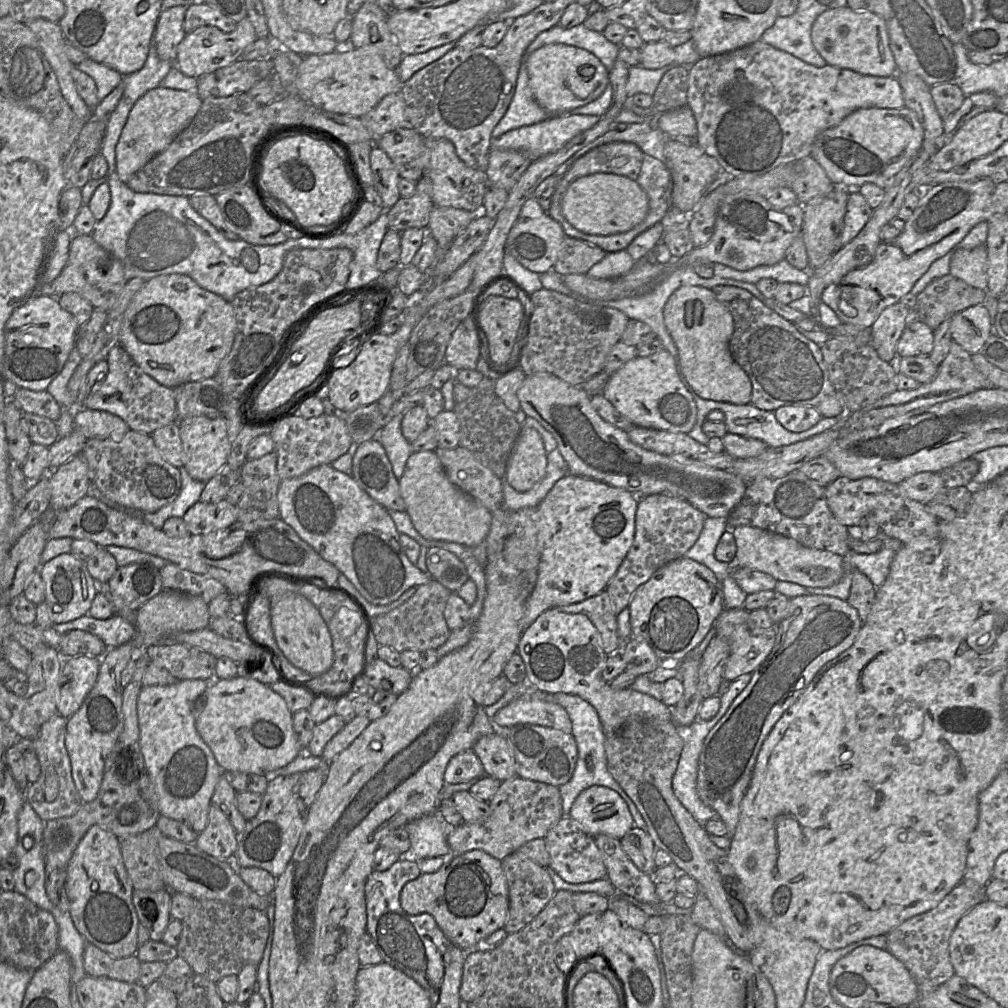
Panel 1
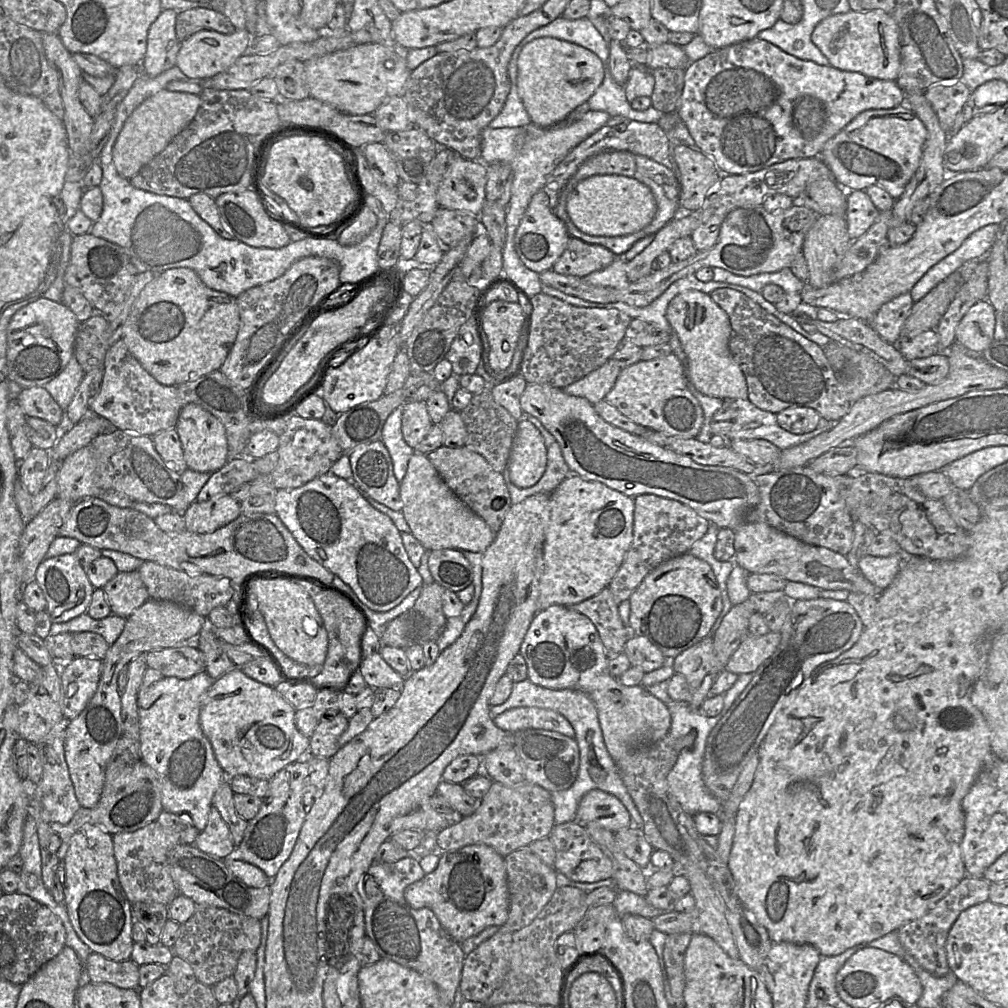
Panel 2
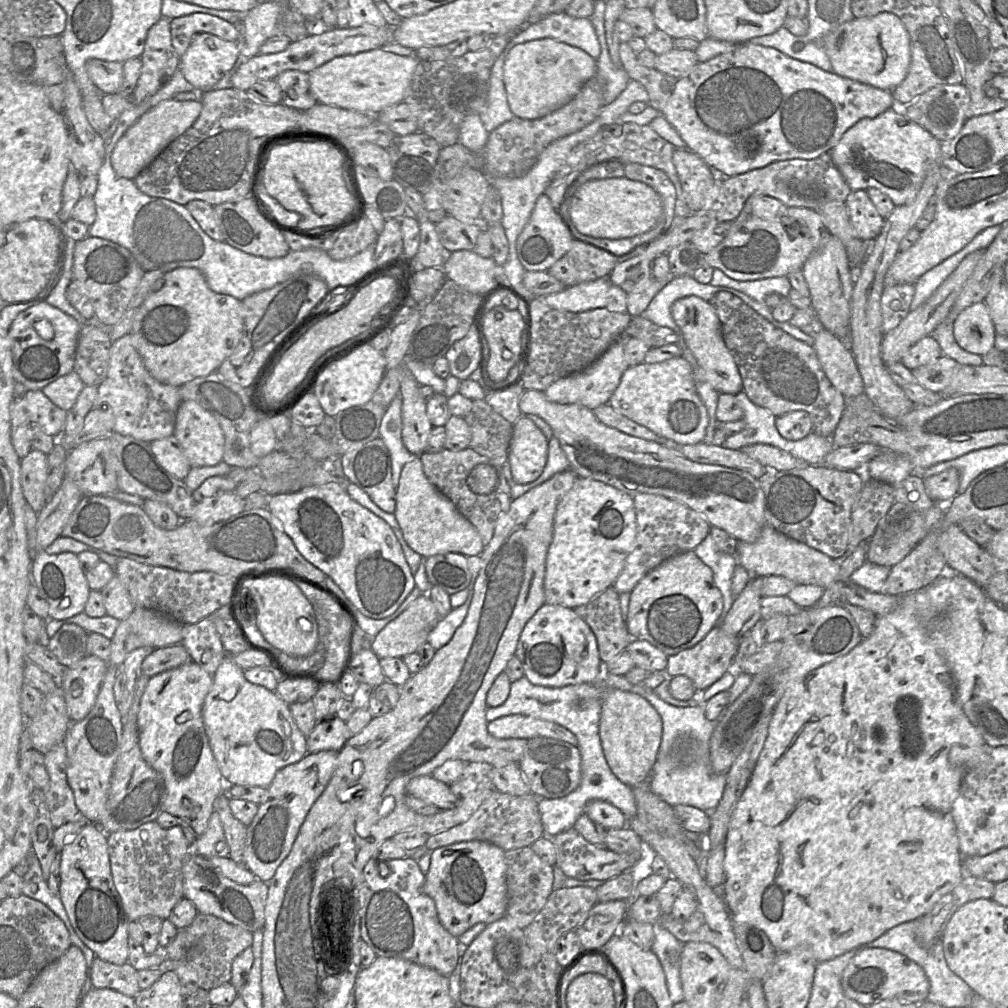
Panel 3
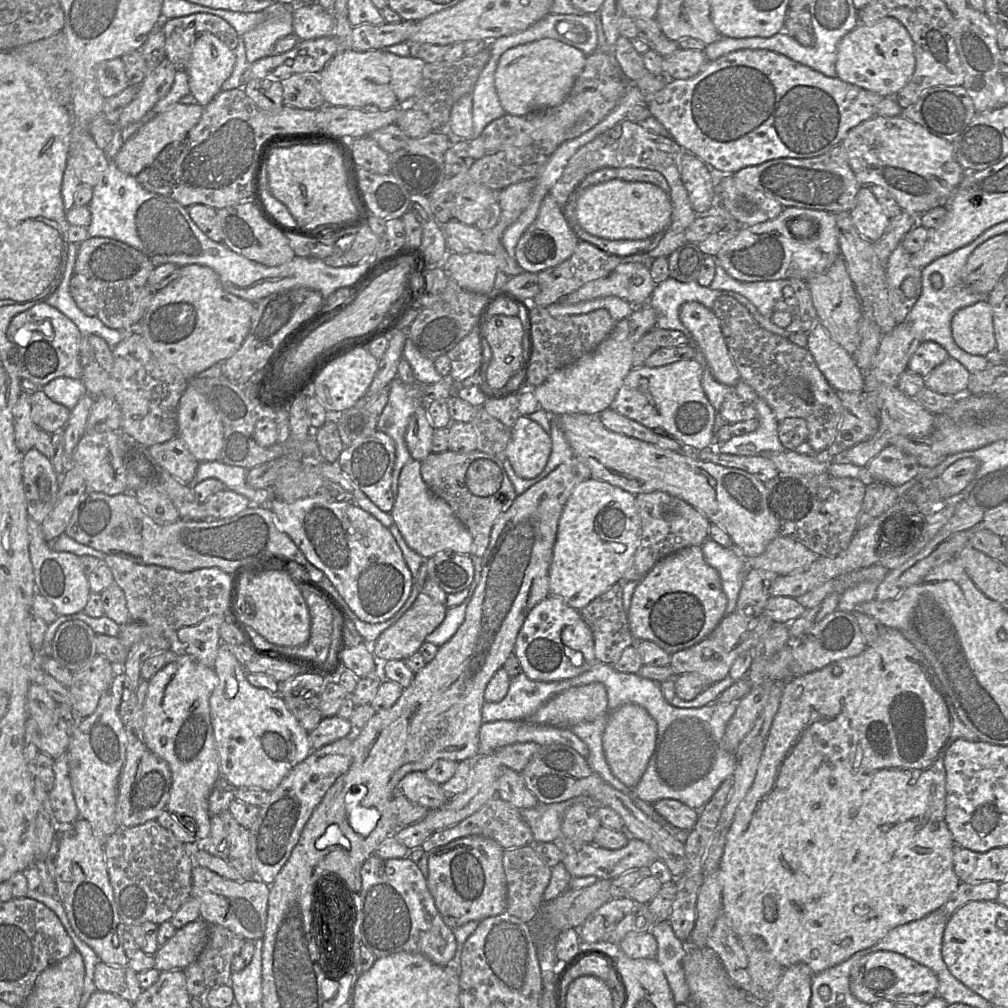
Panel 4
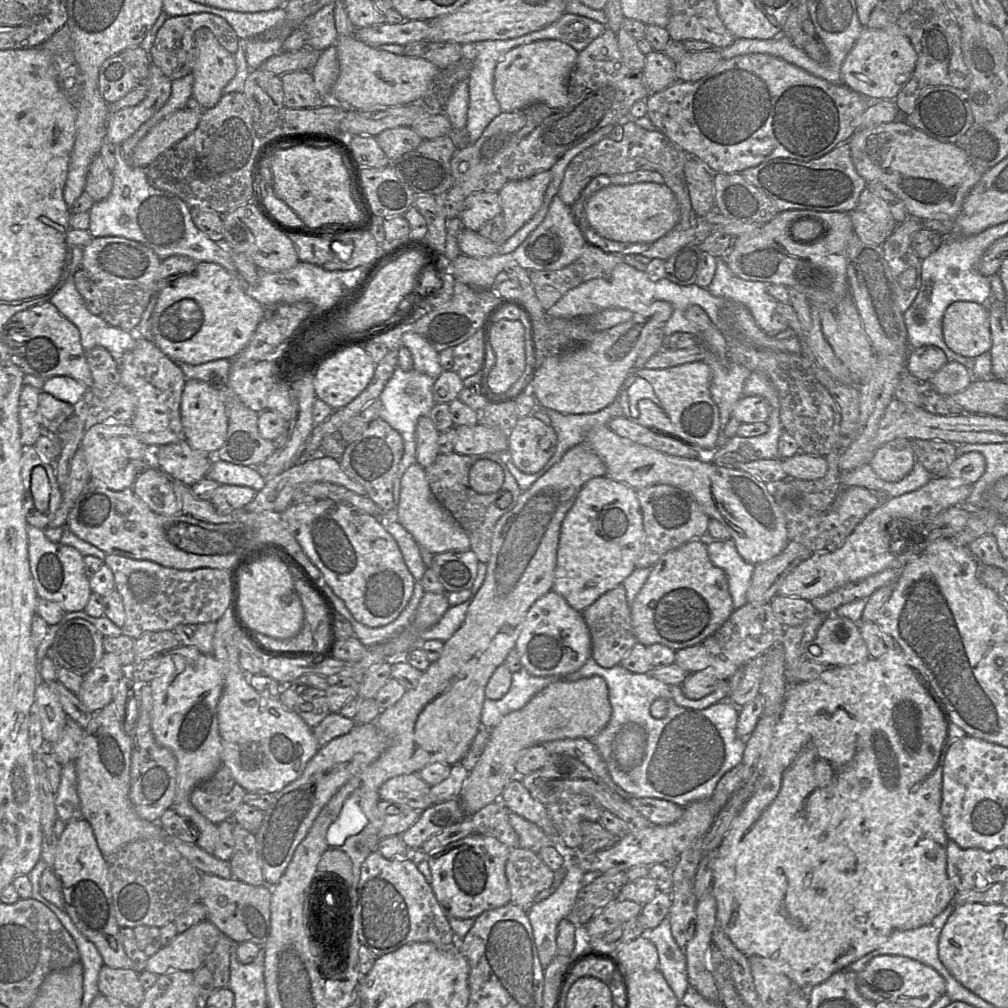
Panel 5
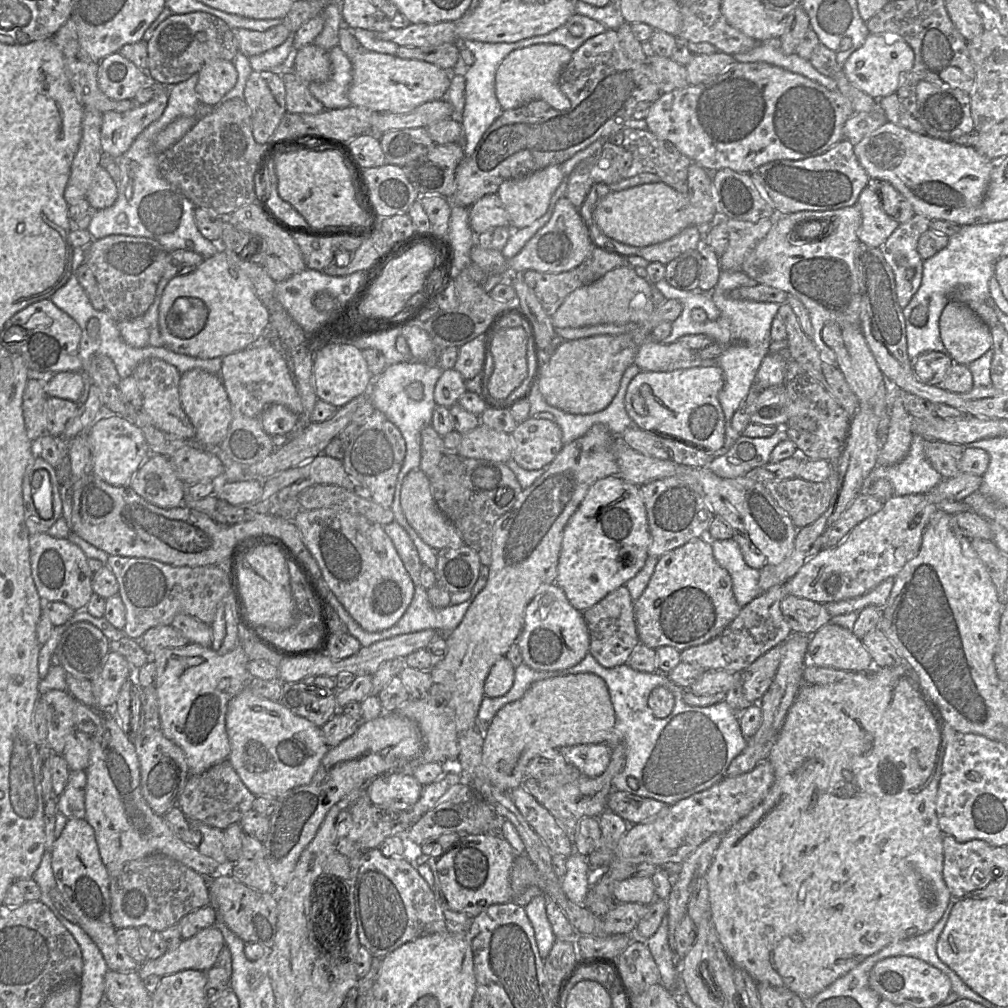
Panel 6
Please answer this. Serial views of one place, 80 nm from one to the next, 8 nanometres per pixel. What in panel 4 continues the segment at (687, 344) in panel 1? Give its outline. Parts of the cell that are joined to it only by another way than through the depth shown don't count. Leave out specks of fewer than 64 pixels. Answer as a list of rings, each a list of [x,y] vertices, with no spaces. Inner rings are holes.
[[[686,302],[679,309],[679,318],[689,330],[691,343],[699,349],[713,377],[734,387],[740,380],[715,313],[699,302]]]

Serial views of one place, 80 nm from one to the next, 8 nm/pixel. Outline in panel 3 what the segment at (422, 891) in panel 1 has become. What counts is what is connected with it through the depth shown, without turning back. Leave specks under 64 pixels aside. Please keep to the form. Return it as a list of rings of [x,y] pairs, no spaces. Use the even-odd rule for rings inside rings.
[[[479,840],[462,841],[430,852],[430,867],[422,892],[435,903],[442,926],[458,938],[477,923],[490,924],[507,912],[505,851]]]

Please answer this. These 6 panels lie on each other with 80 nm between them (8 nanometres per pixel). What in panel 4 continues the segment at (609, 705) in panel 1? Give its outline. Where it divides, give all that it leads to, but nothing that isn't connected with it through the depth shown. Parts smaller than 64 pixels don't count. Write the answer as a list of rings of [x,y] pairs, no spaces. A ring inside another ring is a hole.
[[[553,595],[540,601],[528,613],[517,635],[514,654],[528,678],[543,682],[574,678],[597,662],[592,632],[580,612]],[[626,704],[609,711],[603,733],[606,761],[616,778],[633,789],[645,773],[657,741],[657,723],[646,709],[637,704]]]

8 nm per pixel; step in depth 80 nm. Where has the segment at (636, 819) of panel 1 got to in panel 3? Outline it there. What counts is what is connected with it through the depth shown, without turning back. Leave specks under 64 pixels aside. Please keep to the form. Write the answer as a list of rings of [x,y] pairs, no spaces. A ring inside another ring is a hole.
[[[525,676],[511,683],[507,700],[500,706],[487,707],[488,722],[497,718],[520,714],[554,722],[570,730],[578,739],[581,754],[582,778],[580,785],[570,794],[556,799],[539,799],[538,808],[544,835],[553,838],[574,827],[577,819],[594,800],[616,806],[628,818],[637,816],[637,805],[632,788],[622,783],[611,771],[601,744],[599,725],[604,688],[599,685],[573,684],[563,687],[545,687],[531,683]]]

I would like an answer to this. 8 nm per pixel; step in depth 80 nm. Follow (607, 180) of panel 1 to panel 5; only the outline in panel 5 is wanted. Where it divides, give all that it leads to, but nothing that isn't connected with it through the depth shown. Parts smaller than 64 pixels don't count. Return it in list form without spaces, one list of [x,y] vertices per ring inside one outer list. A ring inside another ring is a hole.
[[[641,182],[608,185],[594,193],[585,205],[586,219],[599,235],[613,241],[651,244],[667,234],[679,220],[679,206],[666,184]]]

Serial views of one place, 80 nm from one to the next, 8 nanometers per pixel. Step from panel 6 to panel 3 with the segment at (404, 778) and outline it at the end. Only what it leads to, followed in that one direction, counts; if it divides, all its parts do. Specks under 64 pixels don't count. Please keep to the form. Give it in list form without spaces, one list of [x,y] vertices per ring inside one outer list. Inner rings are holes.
[[[431,775],[412,778],[406,785],[406,793],[435,805],[439,810],[451,809],[459,800],[451,792],[449,785],[434,779]]]

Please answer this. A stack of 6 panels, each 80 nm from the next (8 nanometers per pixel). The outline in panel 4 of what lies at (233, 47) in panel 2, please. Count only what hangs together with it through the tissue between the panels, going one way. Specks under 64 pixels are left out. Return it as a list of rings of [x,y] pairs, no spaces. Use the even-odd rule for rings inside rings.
[[[208,31],[200,32],[196,36],[186,73],[189,78],[190,94],[196,98],[200,106],[207,106],[219,94],[223,83],[232,74],[235,62],[235,51],[228,48],[218,37]]]

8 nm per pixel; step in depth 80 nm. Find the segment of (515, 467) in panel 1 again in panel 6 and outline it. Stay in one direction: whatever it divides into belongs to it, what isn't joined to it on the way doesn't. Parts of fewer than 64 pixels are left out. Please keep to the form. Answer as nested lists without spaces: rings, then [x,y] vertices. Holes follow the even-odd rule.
[[[528,417],[511,434],[514,441],[512,459],[525,470],[549,466],[564,446],[562,431],[555,420]]]

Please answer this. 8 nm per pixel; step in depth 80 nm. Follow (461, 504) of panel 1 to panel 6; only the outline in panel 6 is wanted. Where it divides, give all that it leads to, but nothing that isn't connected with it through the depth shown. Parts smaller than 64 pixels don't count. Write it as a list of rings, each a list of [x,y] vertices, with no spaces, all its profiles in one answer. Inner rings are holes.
[[[420,468],[411,470],[405,476],[401,487],[400,504],[410,526],[435,550],[466,545],[453,523],[437,507],[429,478]]]

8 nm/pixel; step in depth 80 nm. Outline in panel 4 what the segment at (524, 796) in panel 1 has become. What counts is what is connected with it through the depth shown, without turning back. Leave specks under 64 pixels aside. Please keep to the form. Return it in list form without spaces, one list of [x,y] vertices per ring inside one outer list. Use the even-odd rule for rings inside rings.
[[[495,796],[484,804],[484,806],[462,820],[456,825],[433,832],[421,845],[426,854],[433,849],[444,846],[453,840],[466,836],[481,836],[490,838],[497,842],[504,850],[518,848],[526,845],[534,845],[532,831],[521,815],[521,810],[511,803]]]

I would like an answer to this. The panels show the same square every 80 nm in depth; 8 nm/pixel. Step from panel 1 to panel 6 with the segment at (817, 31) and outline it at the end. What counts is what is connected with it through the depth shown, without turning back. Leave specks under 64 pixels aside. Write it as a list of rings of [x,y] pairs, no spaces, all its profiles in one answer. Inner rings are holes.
[[[870,33],[864,44],[847,59],[843,71],[852,85],[879,100],[897,92],[903,78],[912,70],[914,59],[913,49],[901,37]]]

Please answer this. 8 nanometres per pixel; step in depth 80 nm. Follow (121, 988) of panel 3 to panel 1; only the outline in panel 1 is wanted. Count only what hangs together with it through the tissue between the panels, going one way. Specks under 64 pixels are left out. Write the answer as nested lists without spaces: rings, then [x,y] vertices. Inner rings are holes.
[[[91,943],[84,949],[84,969],[86,975],[92,977],[108,977],[110,979],[135,983],[138,982],[141,961],[137,956],[113,958]]]

